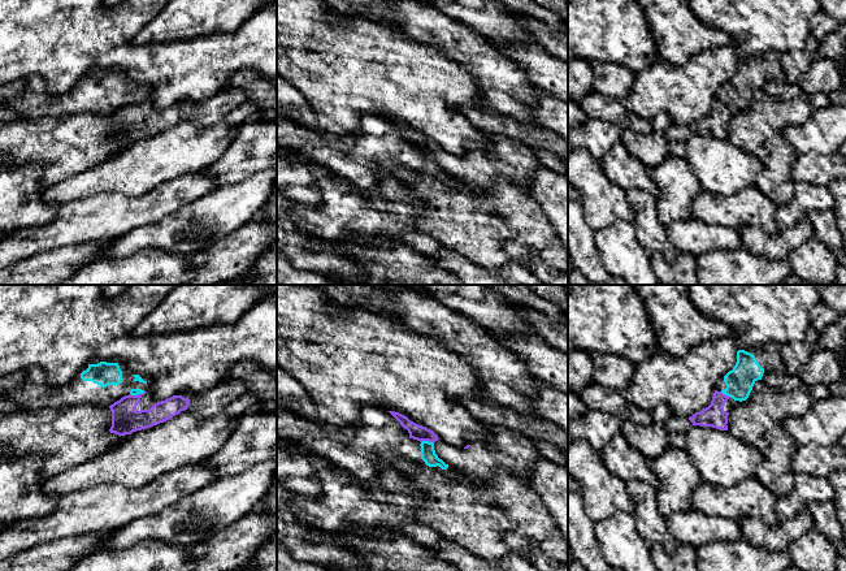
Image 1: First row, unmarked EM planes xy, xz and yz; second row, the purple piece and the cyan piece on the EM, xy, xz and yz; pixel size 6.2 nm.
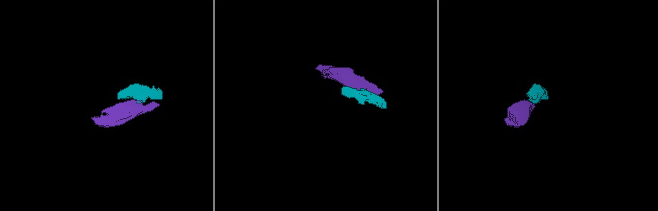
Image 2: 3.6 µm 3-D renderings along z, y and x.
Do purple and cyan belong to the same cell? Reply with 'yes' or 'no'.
no

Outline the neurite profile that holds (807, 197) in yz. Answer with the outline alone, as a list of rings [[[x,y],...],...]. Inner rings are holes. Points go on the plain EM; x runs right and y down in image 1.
[[[798,182],[793,198],[786,204],[777,207],[775,220],[777,229],[782,230],[806,219],[812,211],[833,208],[834,199],[828,186]]]

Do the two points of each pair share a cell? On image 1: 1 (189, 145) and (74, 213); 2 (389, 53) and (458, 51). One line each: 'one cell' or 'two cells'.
1: two cells
2: two cells

